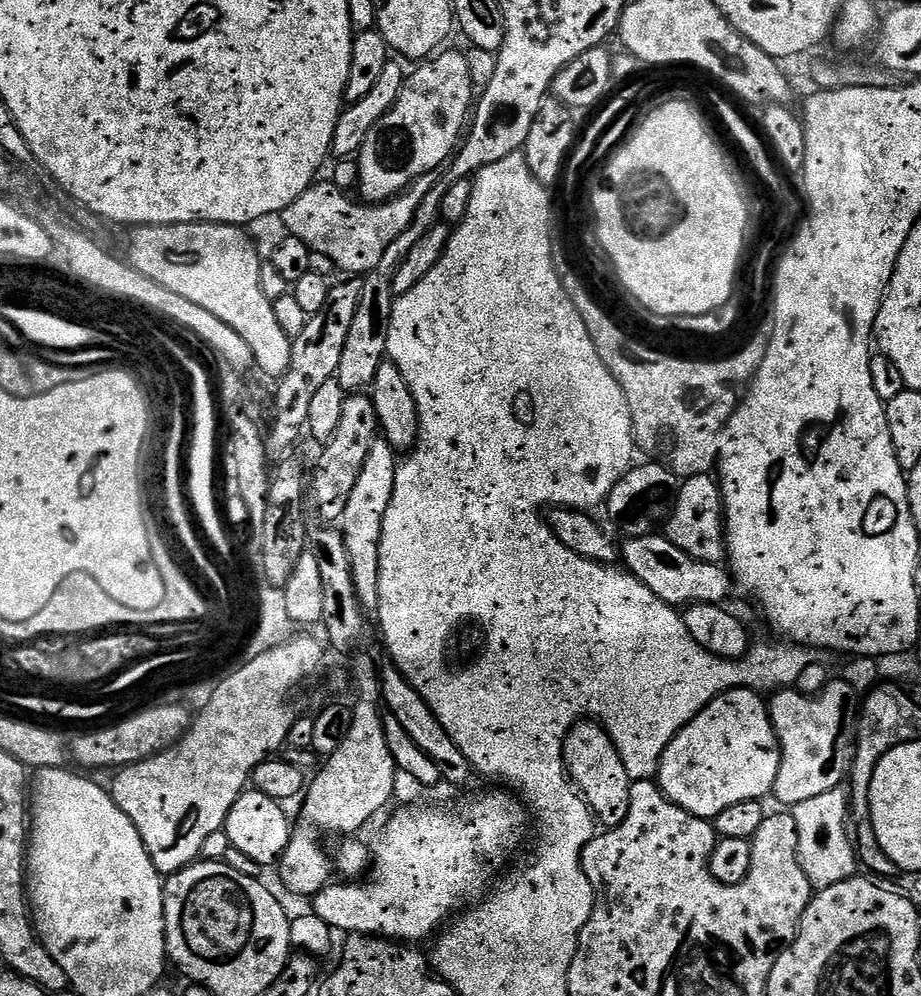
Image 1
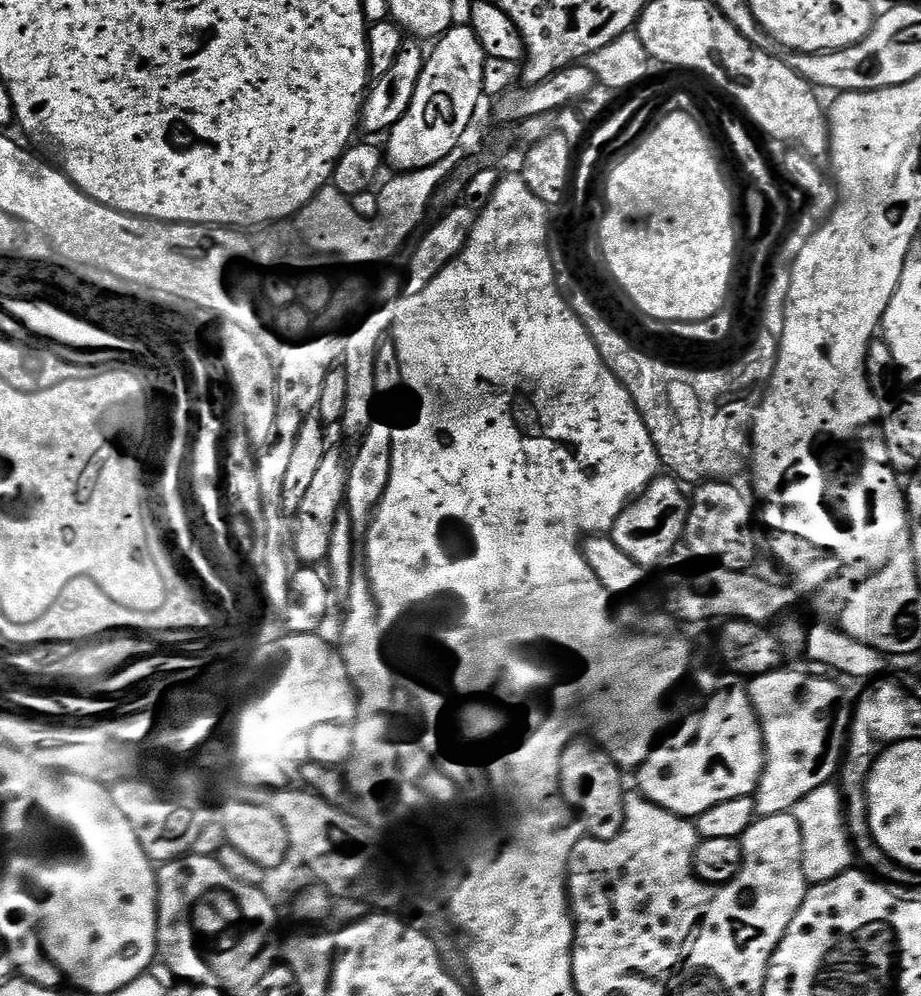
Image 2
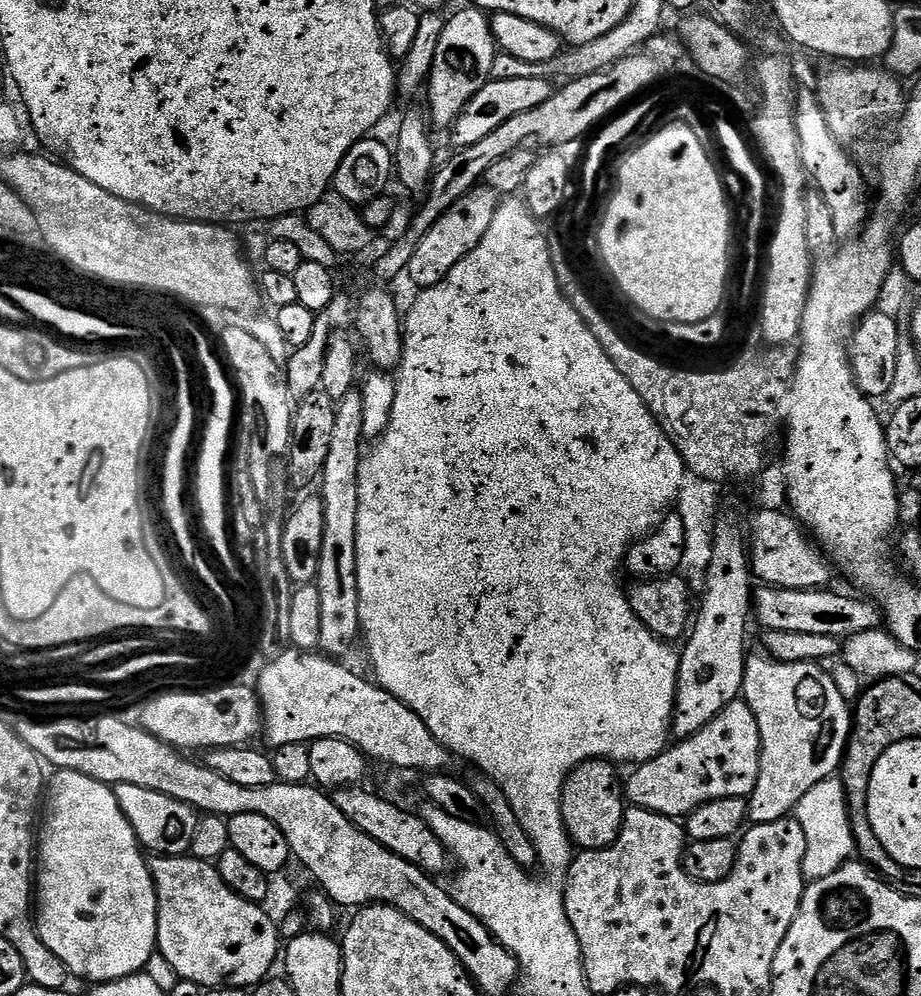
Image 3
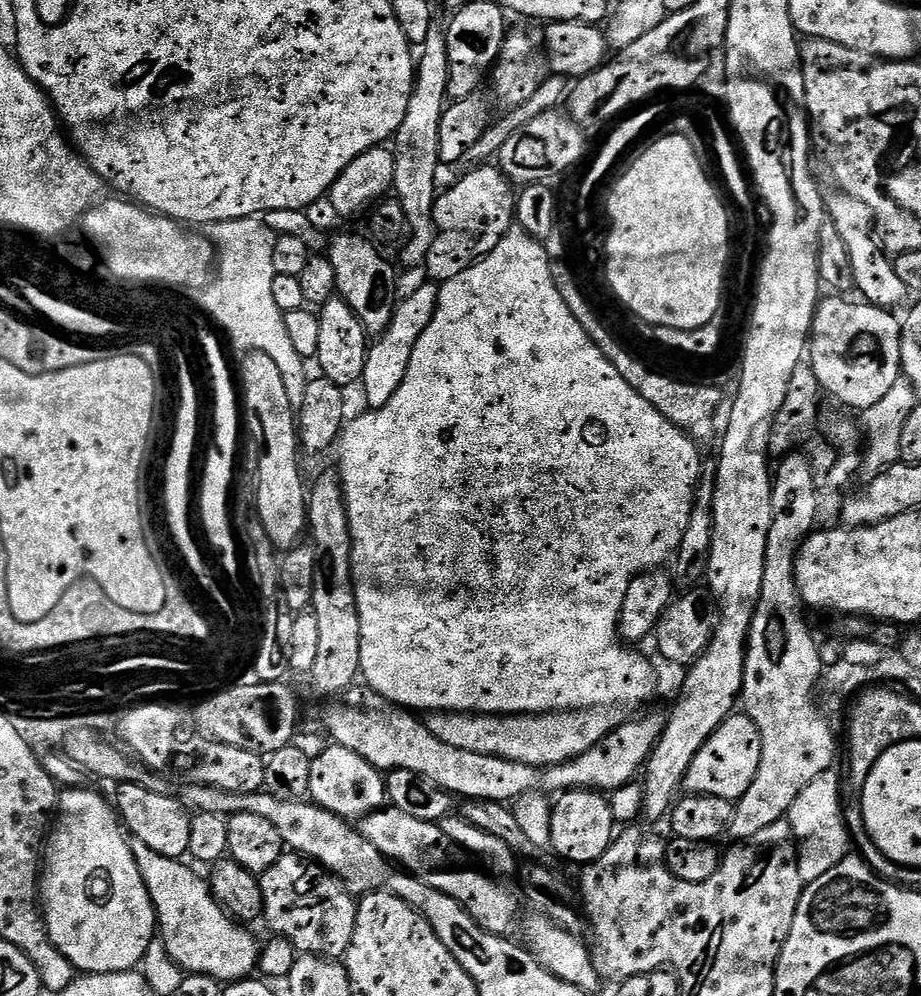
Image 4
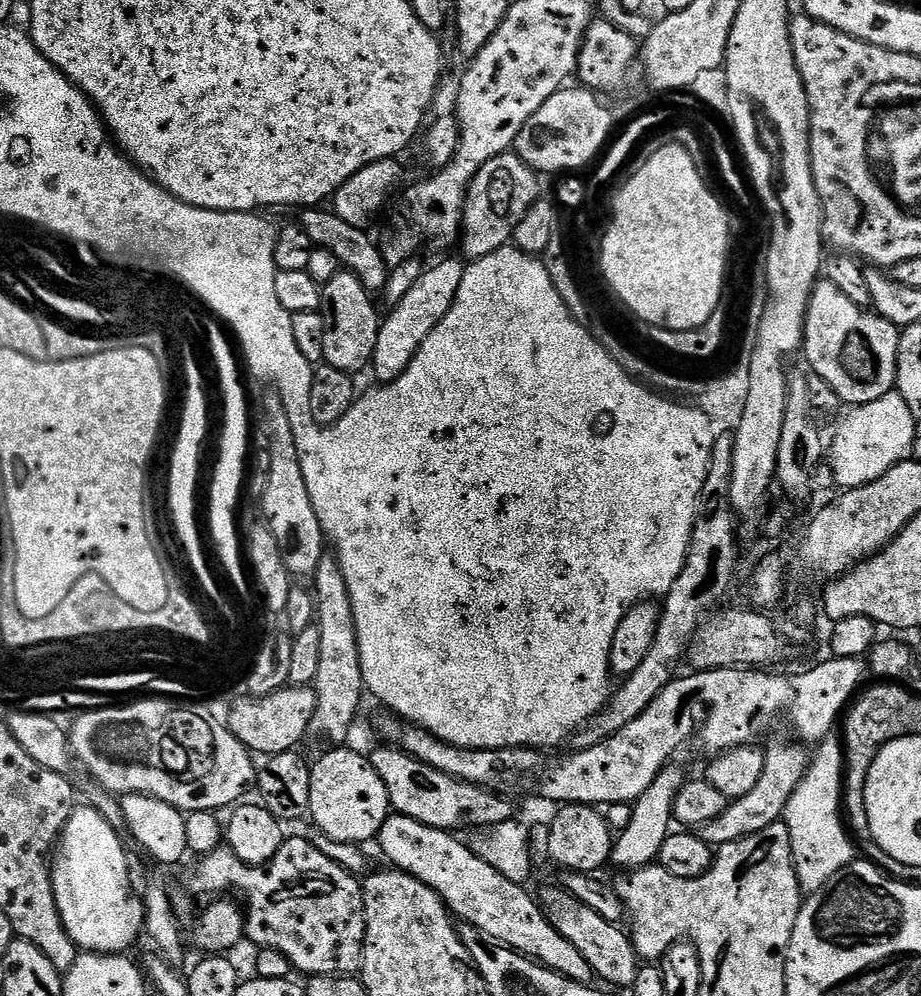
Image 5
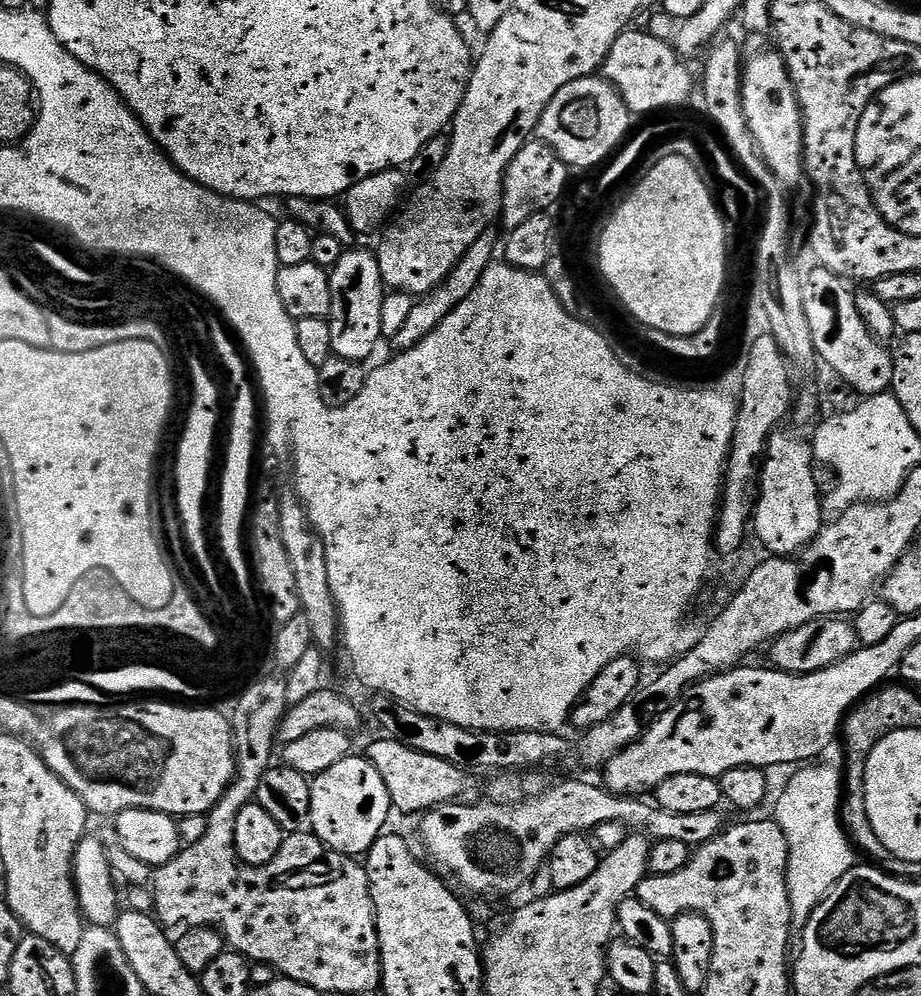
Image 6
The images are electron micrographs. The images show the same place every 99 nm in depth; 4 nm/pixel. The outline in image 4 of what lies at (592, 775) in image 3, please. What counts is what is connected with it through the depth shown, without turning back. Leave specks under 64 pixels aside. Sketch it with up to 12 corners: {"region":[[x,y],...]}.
{"region":[[571,788],[552,804],[550,848],[587,866],[618,822],[605,793]]}

